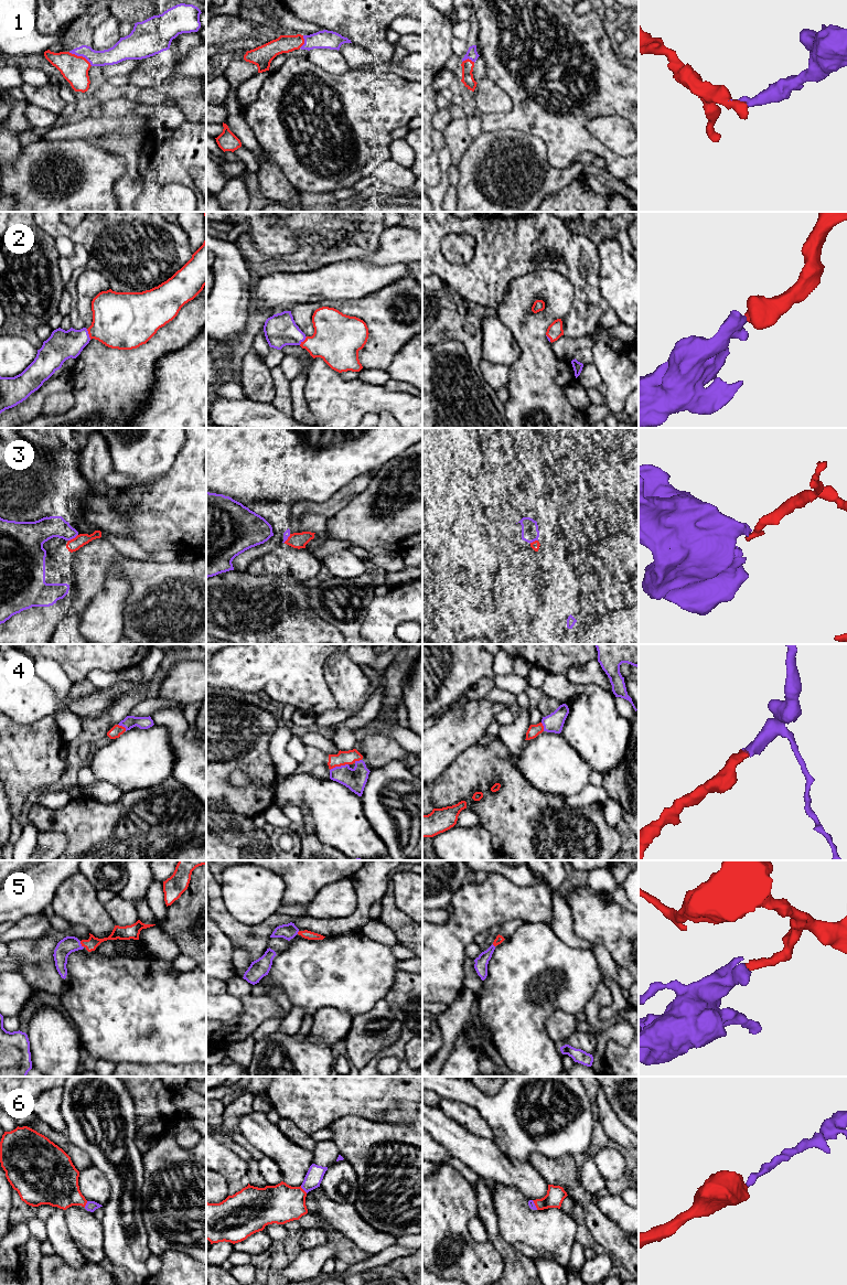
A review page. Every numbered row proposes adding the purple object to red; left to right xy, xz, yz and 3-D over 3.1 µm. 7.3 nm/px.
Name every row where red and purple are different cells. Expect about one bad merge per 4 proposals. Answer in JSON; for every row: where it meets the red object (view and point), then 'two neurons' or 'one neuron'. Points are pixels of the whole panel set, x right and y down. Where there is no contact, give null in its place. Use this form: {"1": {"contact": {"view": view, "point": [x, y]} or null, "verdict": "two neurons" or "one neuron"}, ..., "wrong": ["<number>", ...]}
{"1": {"contact": {"view": "xy", "point": [81, 56]}, "verdict": "one neuron"}, "2": {"contact": {"view": "xy", "point": [88, 333]}, "verdict": "one neuron"}, "3": {"contact": {"view": "xy", "point": [73, 538]}, "verdict": "two neurons"}, "4": {"contact": {"view": "xz", "point": [339, 766]}, "verdict": "one neuron"}, "5": {"contact": {"view": "xy", "point": [82, 944]}, "verdict": "one neuron"}, "6": {"contact": {"view": "xz", "point": [302, 1189]}, "verdict": "one neuron"}, "wrong": ["3"]}

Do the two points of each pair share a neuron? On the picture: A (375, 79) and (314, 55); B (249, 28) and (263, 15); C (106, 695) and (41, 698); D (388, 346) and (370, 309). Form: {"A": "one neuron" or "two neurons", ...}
{"A": "two neurons", "B": "two neurons", "C": "one neuron", "D": "one neuron"}

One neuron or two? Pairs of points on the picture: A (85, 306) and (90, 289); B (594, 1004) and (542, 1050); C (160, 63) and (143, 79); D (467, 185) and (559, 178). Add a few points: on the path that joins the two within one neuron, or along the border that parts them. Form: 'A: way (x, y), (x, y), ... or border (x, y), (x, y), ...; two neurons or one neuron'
A: way (85, 301), (88, 293); one neuron
B: border (597, 988), (581, 1010); two neurons
C: way (156, 66), (148, 75); one neuron
D: way (490, 178), (514, 170), (536, 174); one neuron

